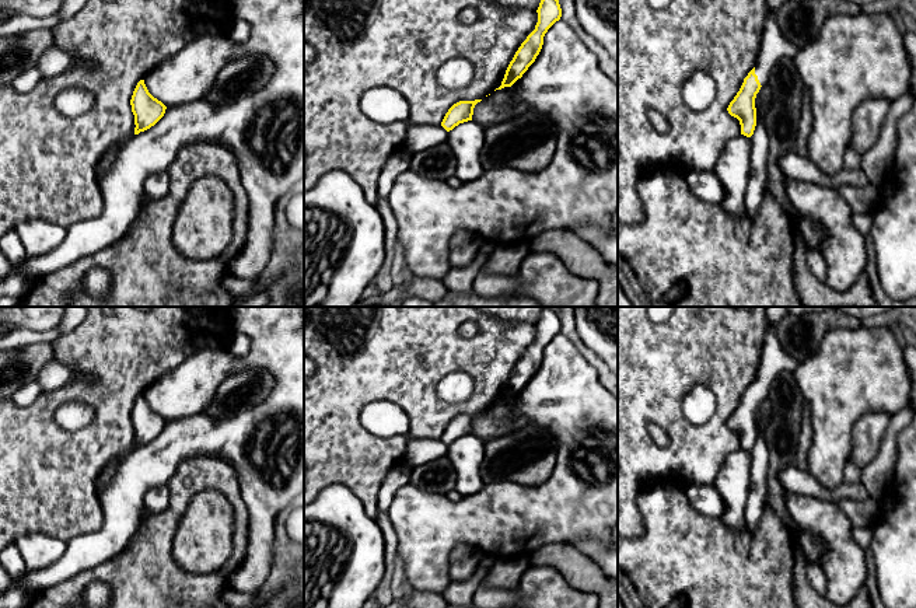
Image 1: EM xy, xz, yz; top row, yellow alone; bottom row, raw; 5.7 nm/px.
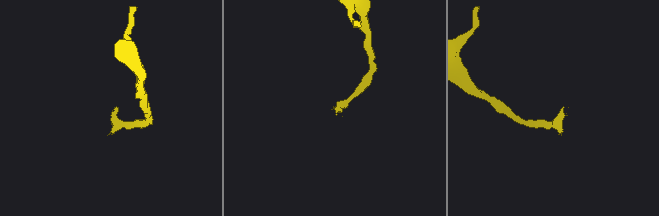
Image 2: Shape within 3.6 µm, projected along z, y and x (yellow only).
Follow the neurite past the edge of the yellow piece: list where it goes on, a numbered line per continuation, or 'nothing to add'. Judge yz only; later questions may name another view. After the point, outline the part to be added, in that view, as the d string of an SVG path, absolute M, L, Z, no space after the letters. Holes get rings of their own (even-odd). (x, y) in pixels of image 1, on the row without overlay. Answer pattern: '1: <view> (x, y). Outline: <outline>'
1: yz (773, 360). Outline: M766 307L769 328L766 331L758 377L755 380L755 388L761 399L768 398L769 388L780 373L794 373L797 367L797 364L784 354L776 333L777 325L786 315L789 315L787 307Z

